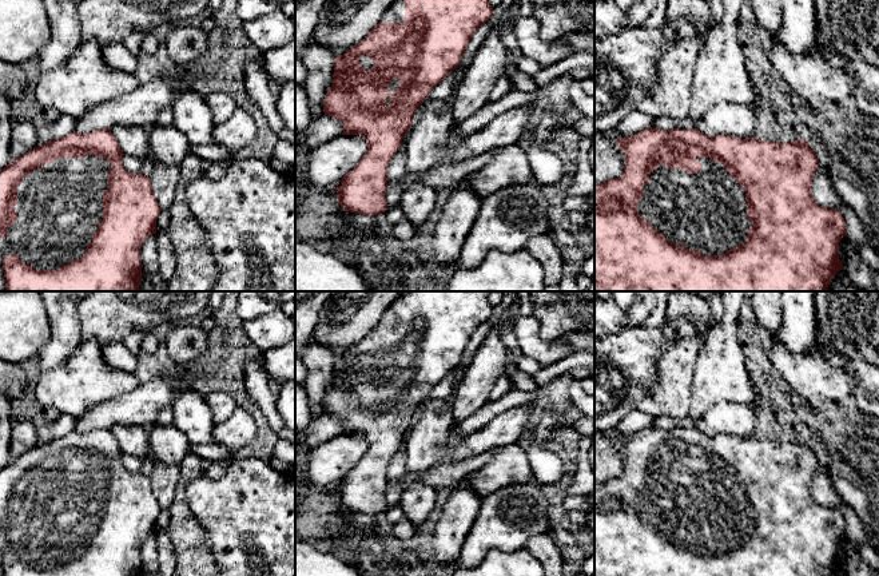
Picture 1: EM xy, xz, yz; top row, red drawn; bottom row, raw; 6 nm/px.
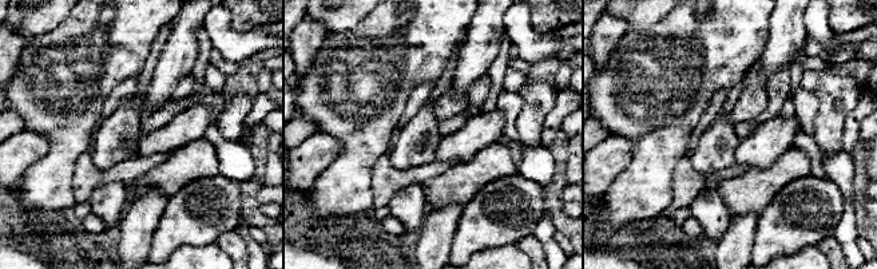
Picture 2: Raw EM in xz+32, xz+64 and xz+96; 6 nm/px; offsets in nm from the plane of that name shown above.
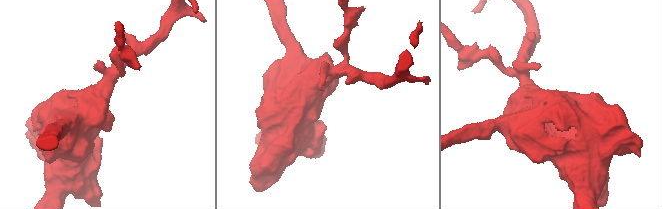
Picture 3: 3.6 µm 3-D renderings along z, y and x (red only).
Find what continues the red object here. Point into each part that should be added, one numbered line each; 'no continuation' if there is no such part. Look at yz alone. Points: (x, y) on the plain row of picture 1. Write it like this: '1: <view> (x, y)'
1: yz (707, 511)

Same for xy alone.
1: xy (59, 505)

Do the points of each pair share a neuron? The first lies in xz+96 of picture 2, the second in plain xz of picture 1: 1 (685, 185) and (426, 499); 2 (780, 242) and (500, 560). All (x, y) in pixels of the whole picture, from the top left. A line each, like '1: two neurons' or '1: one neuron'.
1: two neurons
2: two neurons

